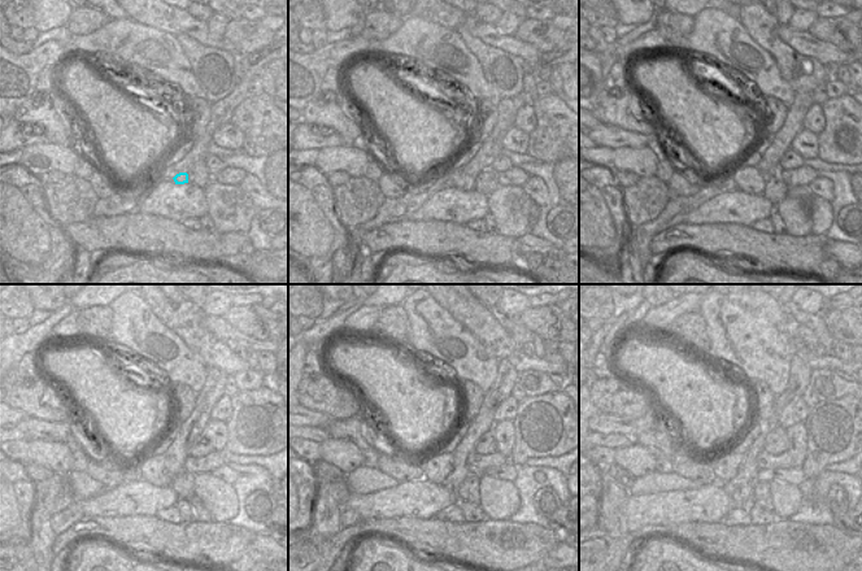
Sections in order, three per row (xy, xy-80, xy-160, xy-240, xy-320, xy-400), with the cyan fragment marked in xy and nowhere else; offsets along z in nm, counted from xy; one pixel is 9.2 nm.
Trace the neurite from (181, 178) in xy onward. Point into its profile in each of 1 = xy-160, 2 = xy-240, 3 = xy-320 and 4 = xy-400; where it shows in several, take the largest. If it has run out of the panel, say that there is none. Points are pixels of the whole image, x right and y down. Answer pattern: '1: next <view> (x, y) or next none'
1: next xy-160 (741, 174)
2: next xy-240 (152, 469)
3: next xy-320 (438, 466)
4: next xy-400 (725, 466)

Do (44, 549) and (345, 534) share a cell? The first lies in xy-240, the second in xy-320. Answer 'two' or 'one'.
two

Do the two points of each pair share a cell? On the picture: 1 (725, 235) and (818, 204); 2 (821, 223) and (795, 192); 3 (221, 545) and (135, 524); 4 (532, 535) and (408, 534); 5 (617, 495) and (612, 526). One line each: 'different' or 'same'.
1: different
2: same
3: same
4: same
5: same

